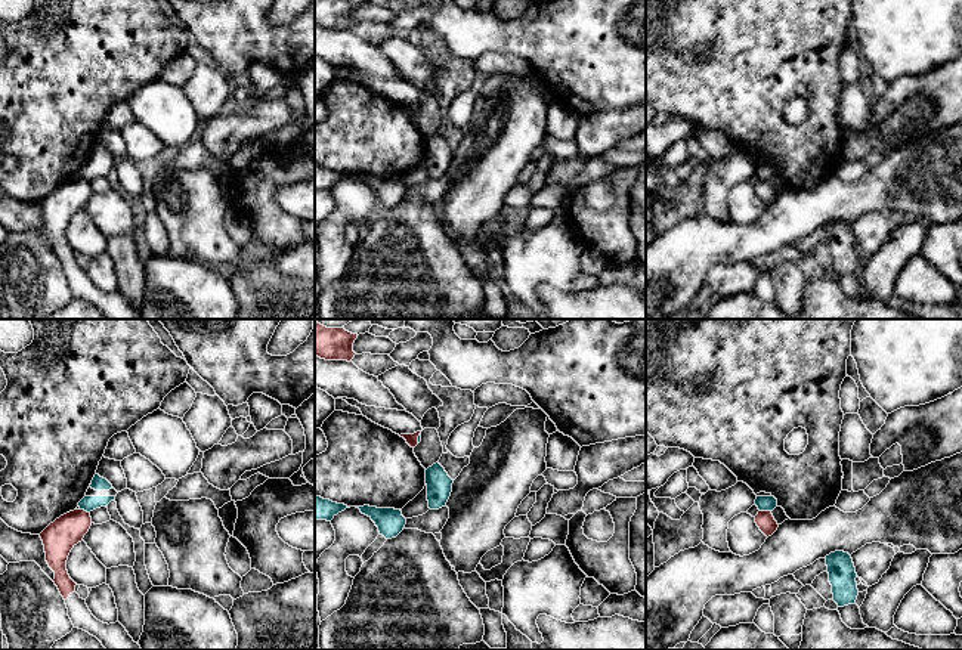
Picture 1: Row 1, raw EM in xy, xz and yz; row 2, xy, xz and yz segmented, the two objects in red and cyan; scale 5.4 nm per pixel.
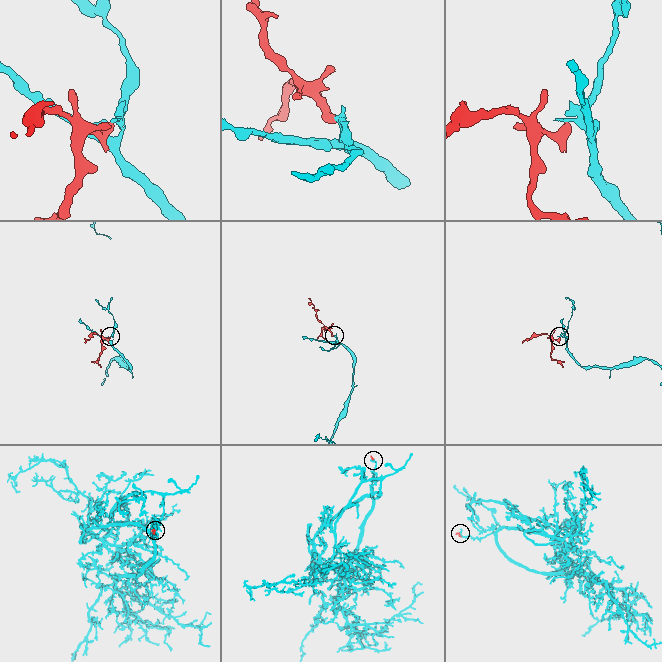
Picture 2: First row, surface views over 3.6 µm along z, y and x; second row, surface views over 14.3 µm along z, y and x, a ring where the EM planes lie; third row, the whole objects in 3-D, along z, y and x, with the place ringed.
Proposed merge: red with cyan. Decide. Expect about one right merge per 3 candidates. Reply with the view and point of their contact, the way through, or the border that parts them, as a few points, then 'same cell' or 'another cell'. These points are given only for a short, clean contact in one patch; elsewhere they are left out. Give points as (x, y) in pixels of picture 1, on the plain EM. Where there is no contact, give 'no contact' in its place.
meets red in yz at (766, 180); border along yz (760, 179), (770, 180); another cell

